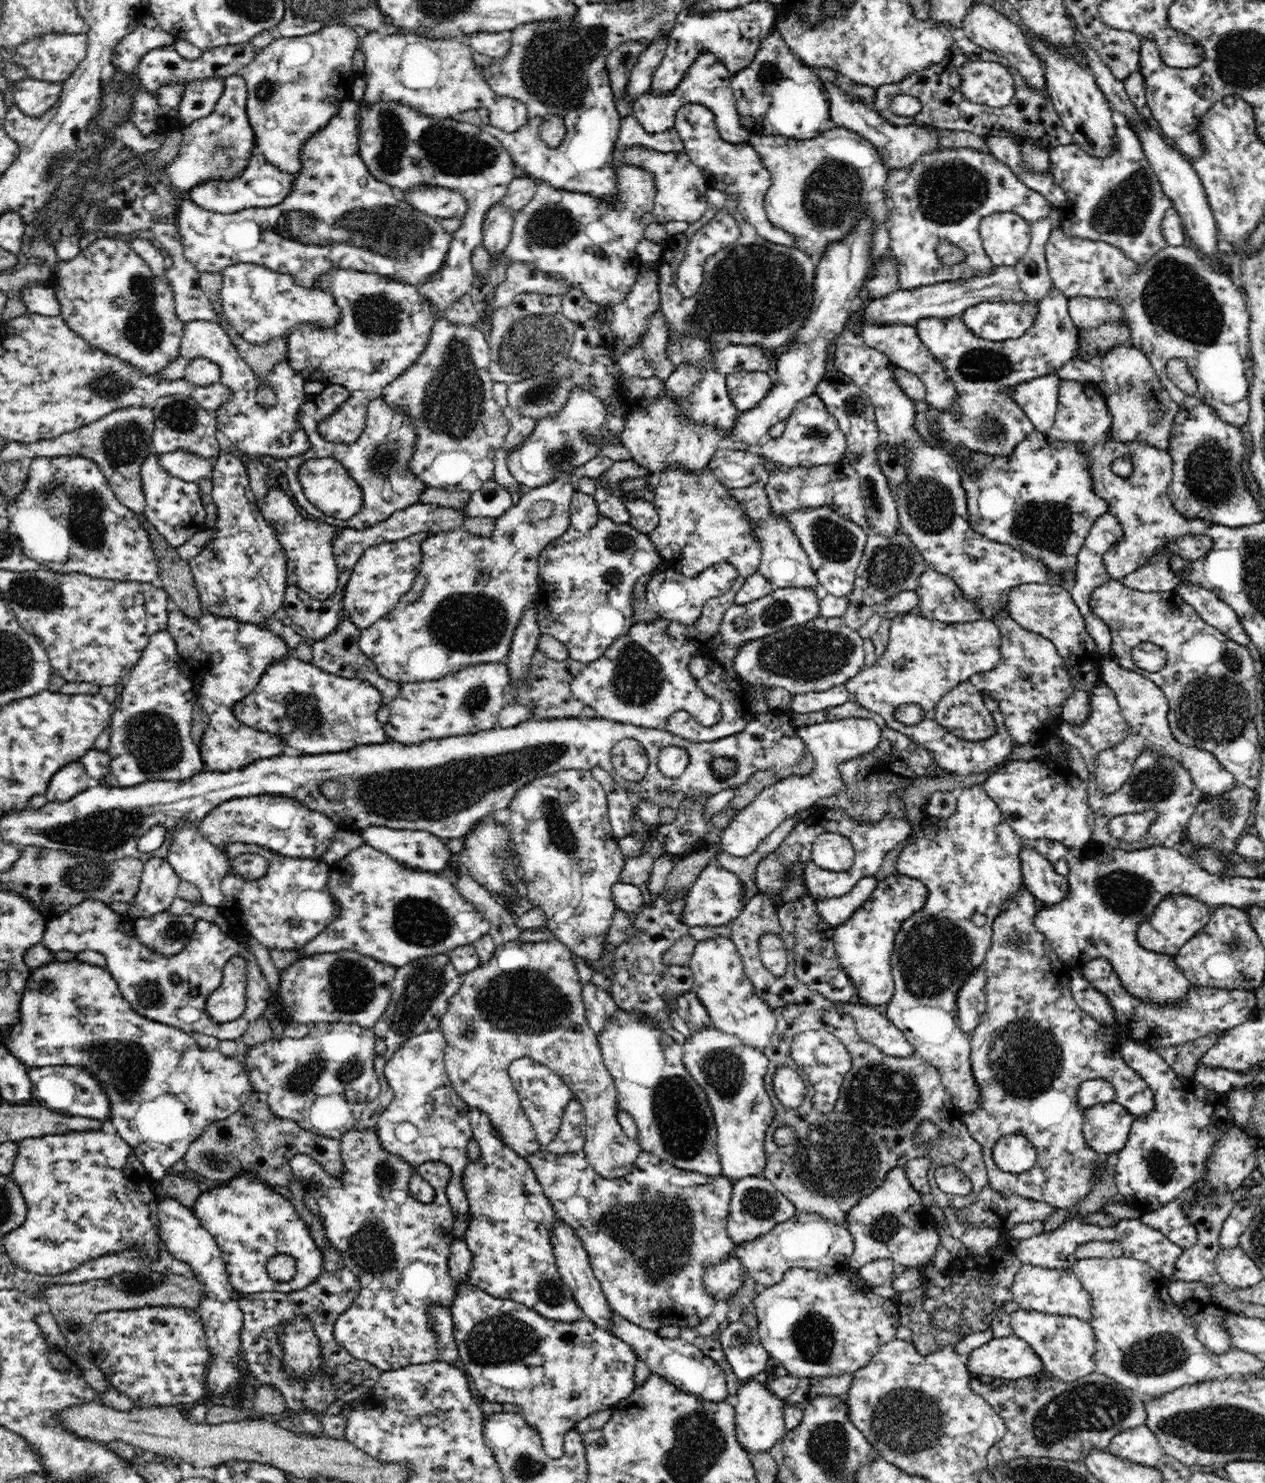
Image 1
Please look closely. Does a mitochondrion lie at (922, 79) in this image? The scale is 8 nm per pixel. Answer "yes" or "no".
no

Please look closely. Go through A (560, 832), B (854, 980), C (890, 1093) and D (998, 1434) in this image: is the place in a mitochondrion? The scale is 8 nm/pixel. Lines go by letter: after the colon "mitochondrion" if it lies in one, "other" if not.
A: mitochondrion
B: other
C: mitochondrion
D: other

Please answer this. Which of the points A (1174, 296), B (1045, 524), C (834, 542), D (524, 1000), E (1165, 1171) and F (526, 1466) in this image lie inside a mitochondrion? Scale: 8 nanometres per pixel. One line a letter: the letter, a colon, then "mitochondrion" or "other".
A: mitochondrion
B: mitochondrion
C: mitochondrion
D: mitochondrion
E: mitochondrion
F: mitochondrion

